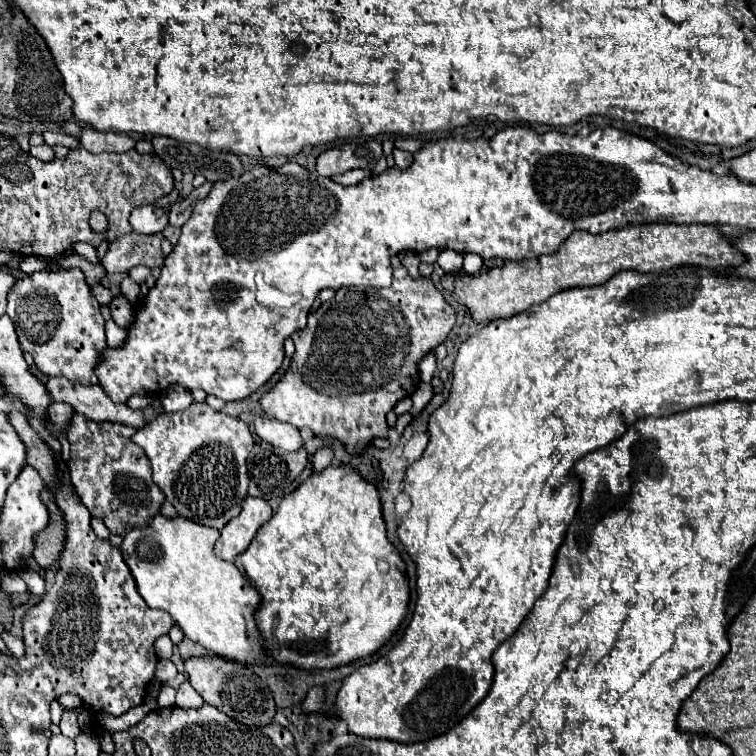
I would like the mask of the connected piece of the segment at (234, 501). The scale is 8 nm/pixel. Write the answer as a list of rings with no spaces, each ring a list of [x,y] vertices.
[[[194,402],[184,412],[160,414],[156,420],[148,422],[146,428],[136,430],[132,442],[146,452],[152,464],[152,480],[160,486],[166,500],[178,510],[182,518],[220,530],[240,514],[242,502],[248,494],[246,458],[254,448],[254,438],[242,420],[226,416],[224,412],[216,412],[206,402]]]

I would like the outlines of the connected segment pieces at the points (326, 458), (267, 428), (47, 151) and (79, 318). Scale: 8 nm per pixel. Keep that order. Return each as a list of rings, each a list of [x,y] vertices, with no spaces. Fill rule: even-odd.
[[[322,446],[316,454],[314,454],[314,472],[320,472],[320,470],[324,470],[326,466],[330,466],[330,462],[332,462],[332,458],[334,458],[334,448],[332,446]]]
[[[256,416],[254,418],[254,430],[260,436],[260,440],[270,442],[276,448],[282,448],[286,452],[298,450],[302,446],[302,438],[298,428],[292,424],[268,418],[268,416]]]
[[[46,144],[31,146],[30,154],[40,160],[44,160],[44,162],[48,162],[48,160],[52,160],[52,158],[54,158],[52,148],[50,148],[50,146],[46,146]]]
[[[80,268],[34,272],[18,280],[8,294],[6,314],[16,326],[22,350],[34,356],[34,362],[42,374],[48,378],[64,376],[72,384],[82,386],[98,384],[94,370],[102,362],[102,354],[106,350],[106,322]]]

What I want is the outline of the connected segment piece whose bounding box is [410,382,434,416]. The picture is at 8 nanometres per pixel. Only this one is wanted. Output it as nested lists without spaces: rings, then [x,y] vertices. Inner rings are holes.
[[[420,384],[418,388],[416,388],[416,392],[410,396],[412,398],[412,416],[418,416],[420,412],[422,412],[422,408],[432,400],[432,396],[434,396],[434,392],[432,392],[432,386],[430,384]]]

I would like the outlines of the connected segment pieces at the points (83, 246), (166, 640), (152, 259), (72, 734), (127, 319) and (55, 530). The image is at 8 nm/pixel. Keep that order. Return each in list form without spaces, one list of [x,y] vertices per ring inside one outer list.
[[[78,242],[78,244],[74,244],[72,248],[74,248],[76,254],[84,256],[86,260],[90,260],[90,262],[98,262],[98,258],[96,258],[96,248],[94,248],[92,244],[88,244],[88,242]]]
[[[164,634],[164,636],[160,636],[158,640],[156,640],[156,654],[158,654],[158,658],[170,658],[172,656],[172,640],[170,640],[170,636],[168,634]]]
[[[126,234],[108,246],[108,252],[102,260],[102,266],[108,274],[128,272],[134,266],[162,268],[166,256],[172,252],[172,244],[162,236],[142,236],[142,234]]]
[[[72,710],[64,712],[62,722],[60,722],[60,730],[62,730],[64,736],[68,736],[68,738],[72,738],[72,740],[82,732],[80,726],[78,726],[78,722],[76,722],[76,714],[74,714]]]
[[[118,294],[114,298],[114,304],[110,304],[110,310],[112,310],[112,320],[120,328],[128,328],[132,324],[136,310],[134,310],[134,306],[130,306],[130,302],[122,294]]]
[[[42,492],[42,500],[50,508],[50,528],[38,534],[38,548],[34,550],[34,558],[40,568],[50,568],[58,564],[66,546],[66,520],[54,500],[54,492]]]

